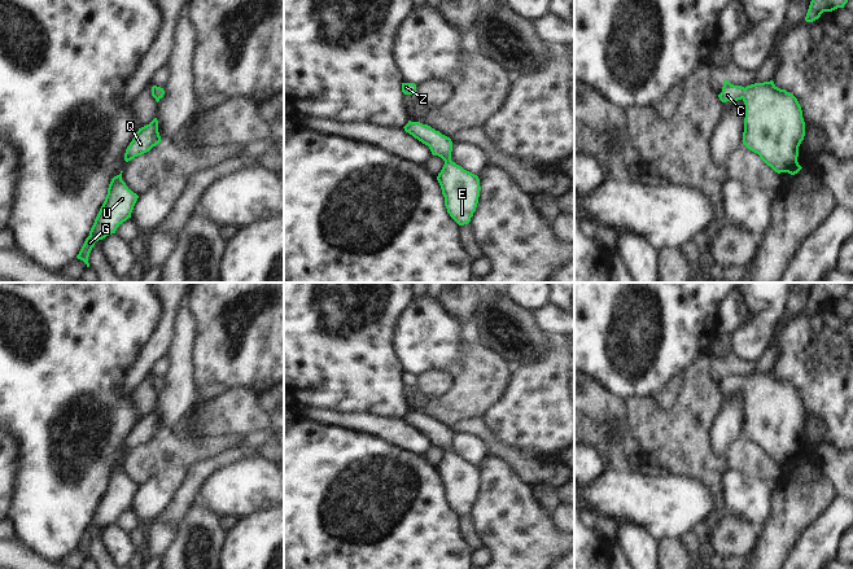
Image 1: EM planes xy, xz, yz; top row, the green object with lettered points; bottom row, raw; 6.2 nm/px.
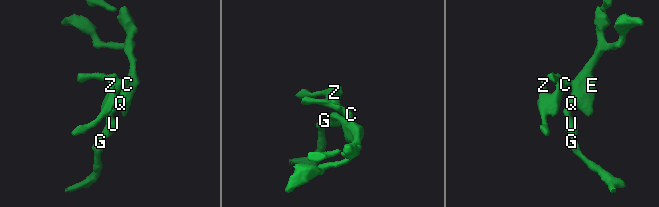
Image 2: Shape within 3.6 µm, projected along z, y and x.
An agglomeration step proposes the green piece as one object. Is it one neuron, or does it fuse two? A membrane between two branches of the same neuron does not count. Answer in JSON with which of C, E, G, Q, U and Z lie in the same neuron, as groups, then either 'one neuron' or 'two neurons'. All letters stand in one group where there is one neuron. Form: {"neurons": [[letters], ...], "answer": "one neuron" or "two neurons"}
{"neurons": [["C", "E", "G", "Q", "U", "Z"]], "answer": "one neuron"}

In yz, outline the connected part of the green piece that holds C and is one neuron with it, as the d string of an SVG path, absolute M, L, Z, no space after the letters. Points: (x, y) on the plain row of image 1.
M723 371L722 393L743 390L745 394L743 434L770 456L775 463L797 464L802 458L797 452L799 437L805 426L805 412L797 389L786 380L778 378L773 371L747 376L734 376Z

